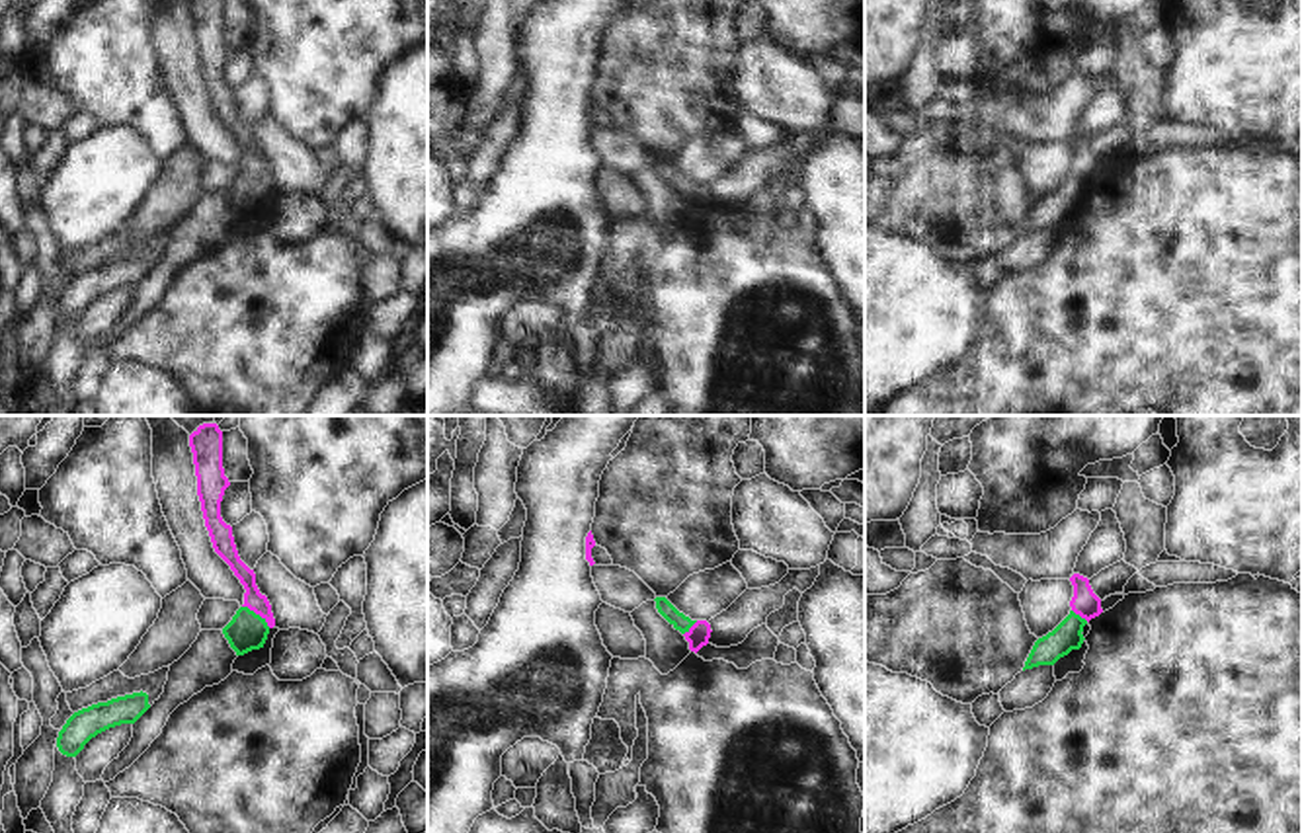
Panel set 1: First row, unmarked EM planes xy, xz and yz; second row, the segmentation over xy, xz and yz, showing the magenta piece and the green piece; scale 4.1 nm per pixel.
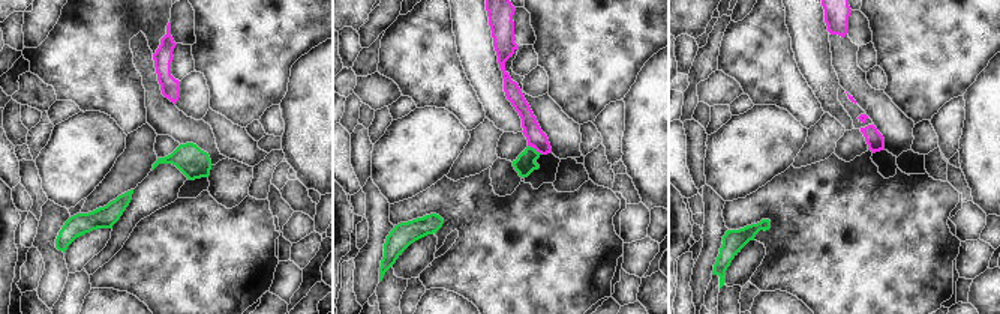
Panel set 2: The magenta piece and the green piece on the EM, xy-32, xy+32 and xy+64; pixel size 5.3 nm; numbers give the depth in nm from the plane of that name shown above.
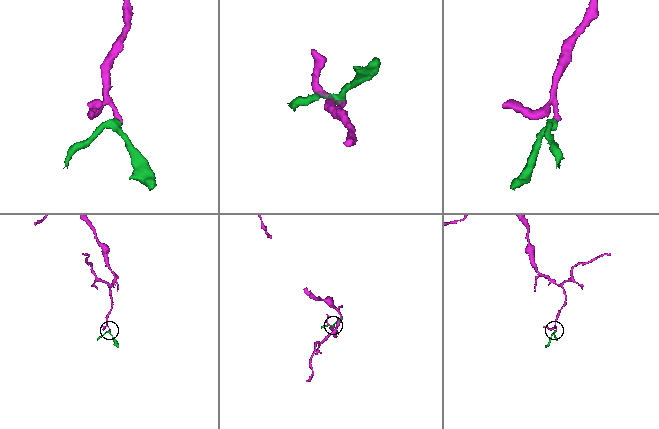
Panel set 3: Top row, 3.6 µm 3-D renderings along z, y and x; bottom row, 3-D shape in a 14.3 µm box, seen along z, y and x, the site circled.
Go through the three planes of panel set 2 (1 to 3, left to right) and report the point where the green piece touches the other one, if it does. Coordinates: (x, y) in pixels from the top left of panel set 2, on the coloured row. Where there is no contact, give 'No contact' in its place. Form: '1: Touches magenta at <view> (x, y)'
1: No contact
2: Touches magenta at xy+32 (535, 149)
3: No contact.

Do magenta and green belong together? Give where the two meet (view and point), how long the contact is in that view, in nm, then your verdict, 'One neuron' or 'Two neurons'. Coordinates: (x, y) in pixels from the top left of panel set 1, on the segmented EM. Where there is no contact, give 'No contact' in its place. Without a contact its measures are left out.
Touches magenta at xy (256, 613). Shared border 150 nm. One neuron.

